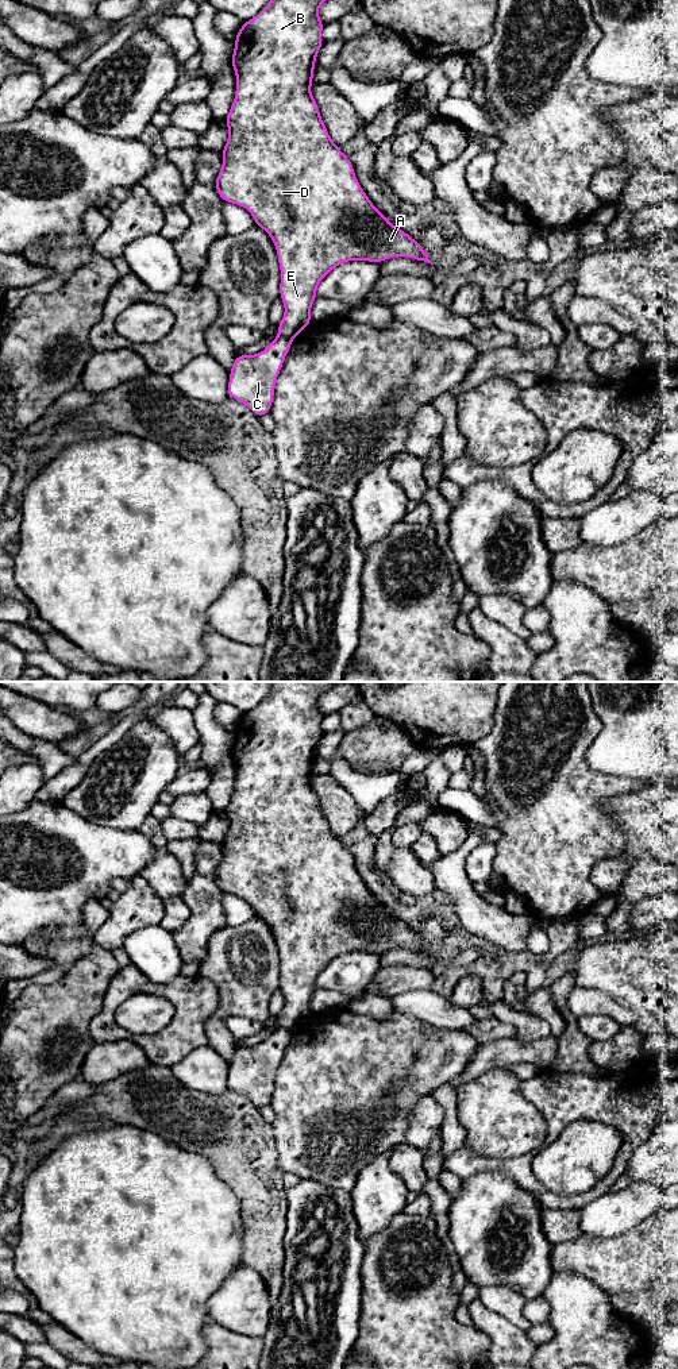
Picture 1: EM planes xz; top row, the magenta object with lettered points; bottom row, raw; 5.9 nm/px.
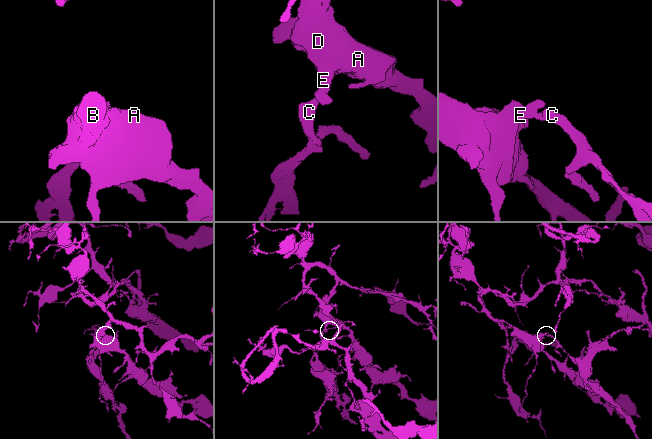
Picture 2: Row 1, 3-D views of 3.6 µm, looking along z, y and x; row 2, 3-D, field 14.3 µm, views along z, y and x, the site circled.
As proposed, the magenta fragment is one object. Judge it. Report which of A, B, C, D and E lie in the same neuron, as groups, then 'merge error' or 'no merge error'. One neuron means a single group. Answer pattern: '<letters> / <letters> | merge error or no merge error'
A B D E / C | merge error

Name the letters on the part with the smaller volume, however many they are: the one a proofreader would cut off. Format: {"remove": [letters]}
{"remove": ["C"]}

